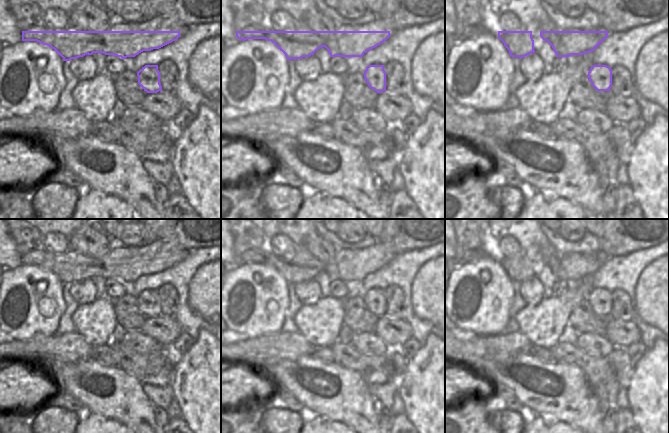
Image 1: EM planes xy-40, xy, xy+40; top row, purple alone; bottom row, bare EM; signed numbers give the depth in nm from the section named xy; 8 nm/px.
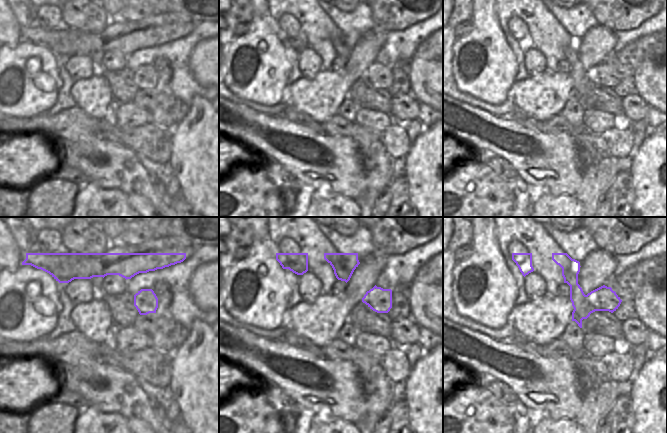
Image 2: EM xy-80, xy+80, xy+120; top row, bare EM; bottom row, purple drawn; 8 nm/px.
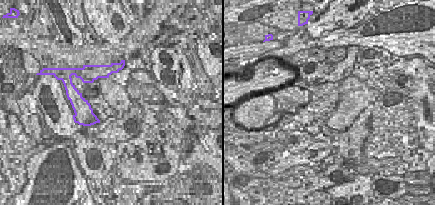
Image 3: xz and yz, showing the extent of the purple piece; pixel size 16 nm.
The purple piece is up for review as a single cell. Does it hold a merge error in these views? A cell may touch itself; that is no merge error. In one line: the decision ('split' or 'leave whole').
split

